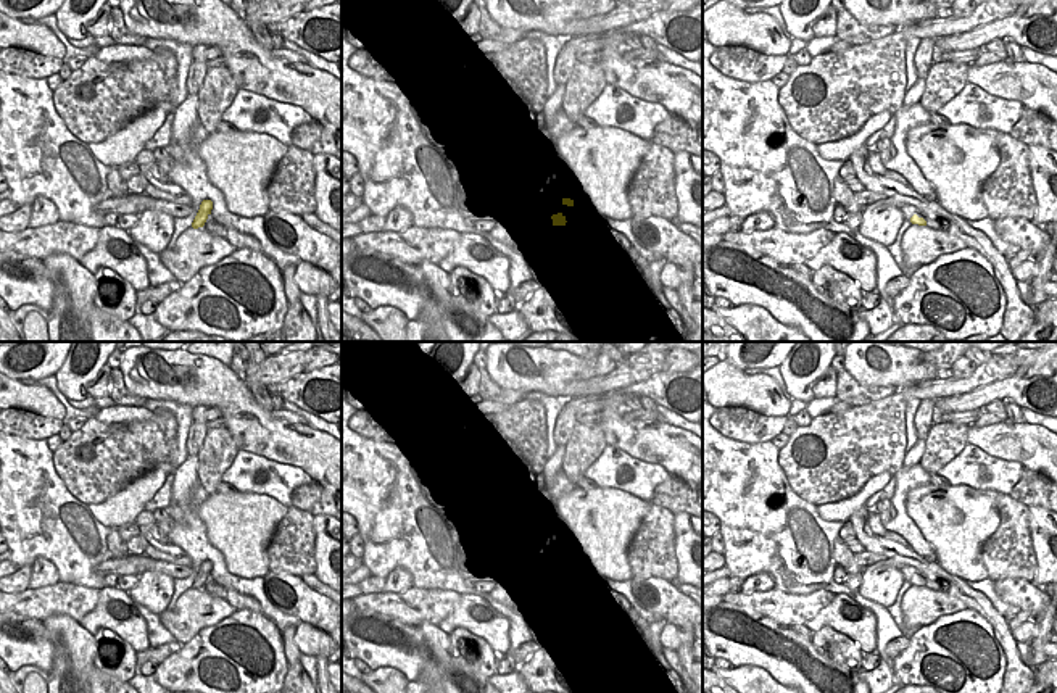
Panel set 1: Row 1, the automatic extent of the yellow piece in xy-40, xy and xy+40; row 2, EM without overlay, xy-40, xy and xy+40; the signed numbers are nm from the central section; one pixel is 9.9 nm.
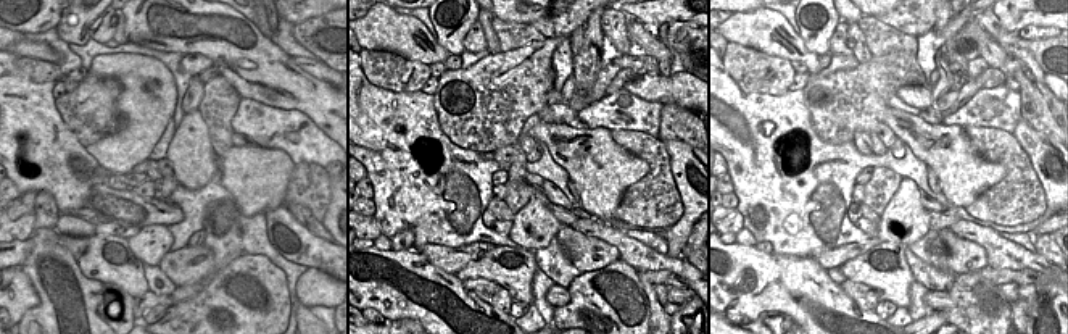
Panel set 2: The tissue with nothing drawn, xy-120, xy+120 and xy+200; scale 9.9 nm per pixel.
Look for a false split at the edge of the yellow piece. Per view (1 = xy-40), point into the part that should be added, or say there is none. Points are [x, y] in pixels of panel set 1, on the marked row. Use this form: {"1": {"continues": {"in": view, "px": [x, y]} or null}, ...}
{"1": {"continues": null}}

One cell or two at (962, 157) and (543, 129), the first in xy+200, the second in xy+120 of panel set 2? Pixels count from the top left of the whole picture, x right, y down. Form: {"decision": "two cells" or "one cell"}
{"decision": "one cell"}

